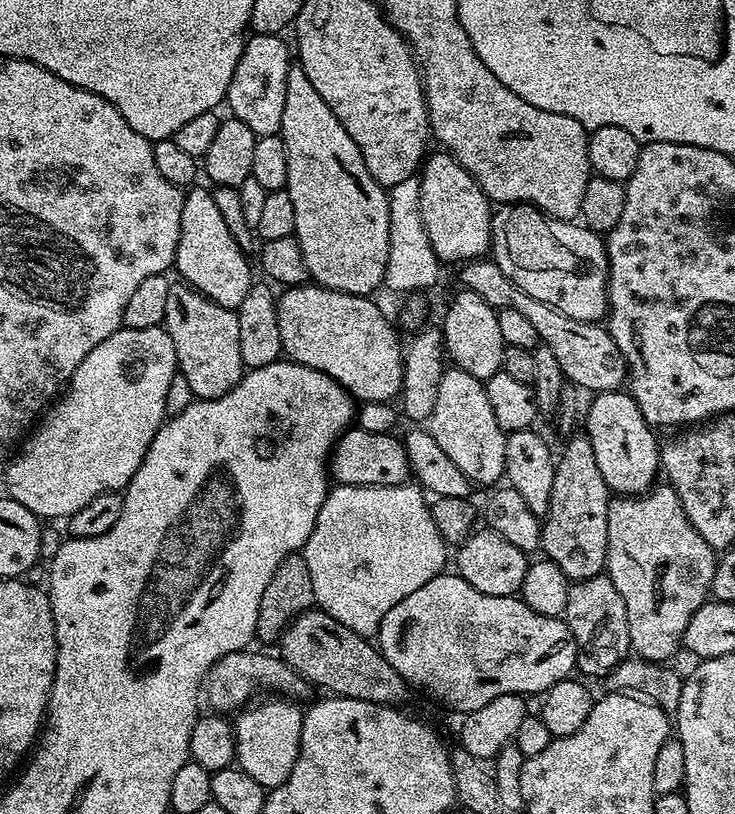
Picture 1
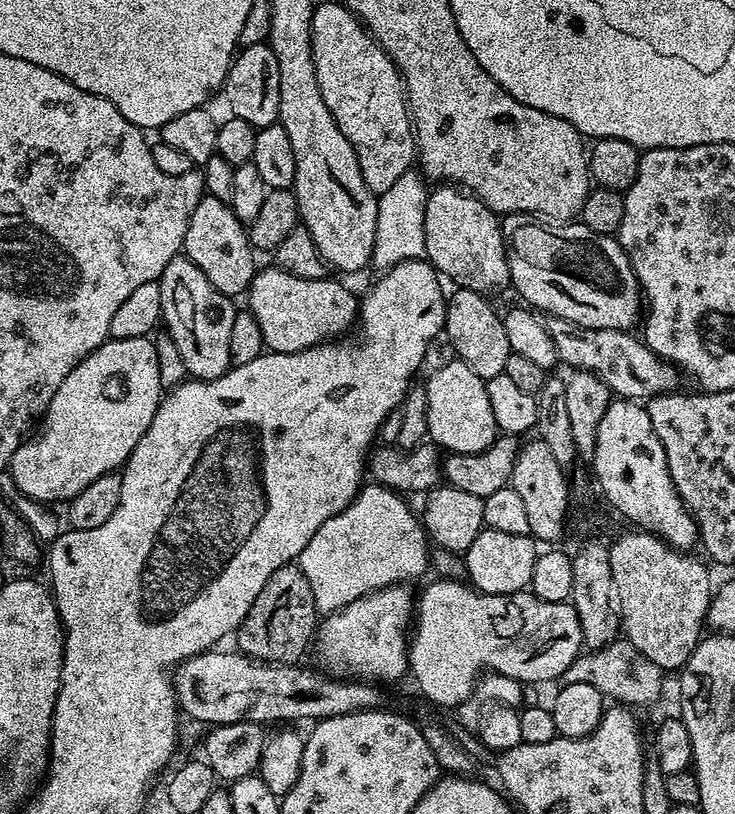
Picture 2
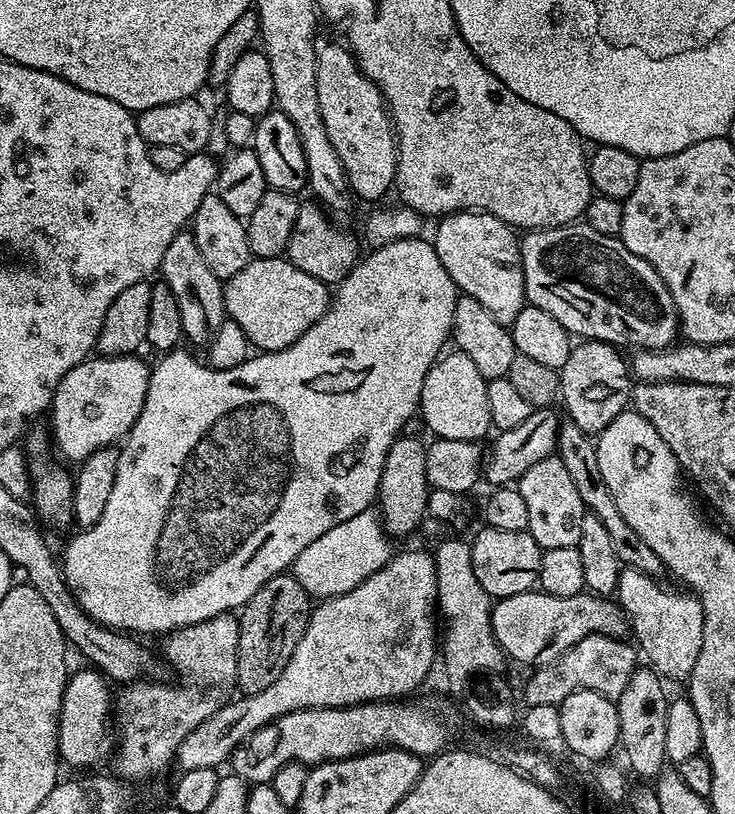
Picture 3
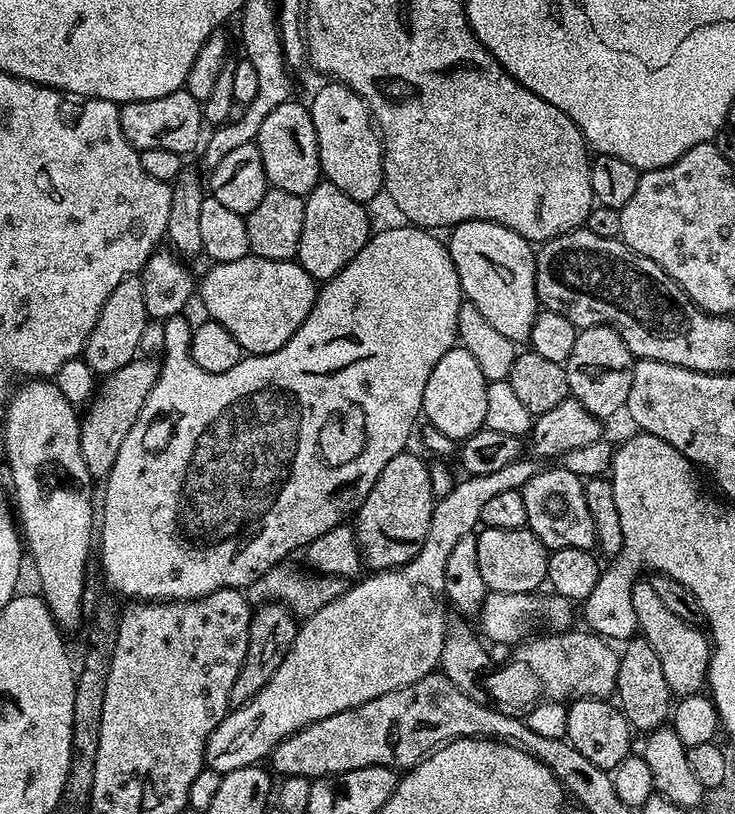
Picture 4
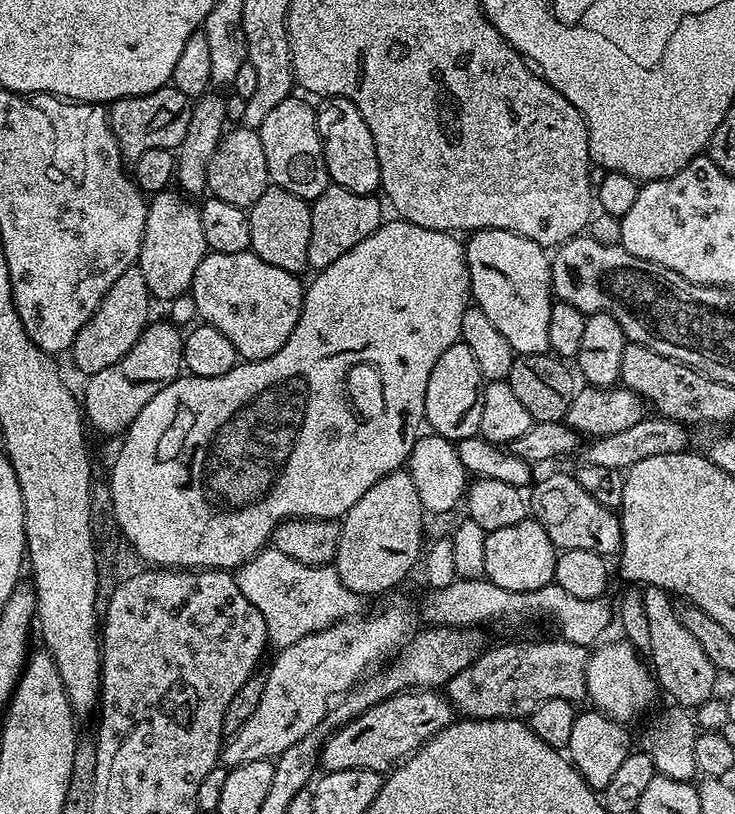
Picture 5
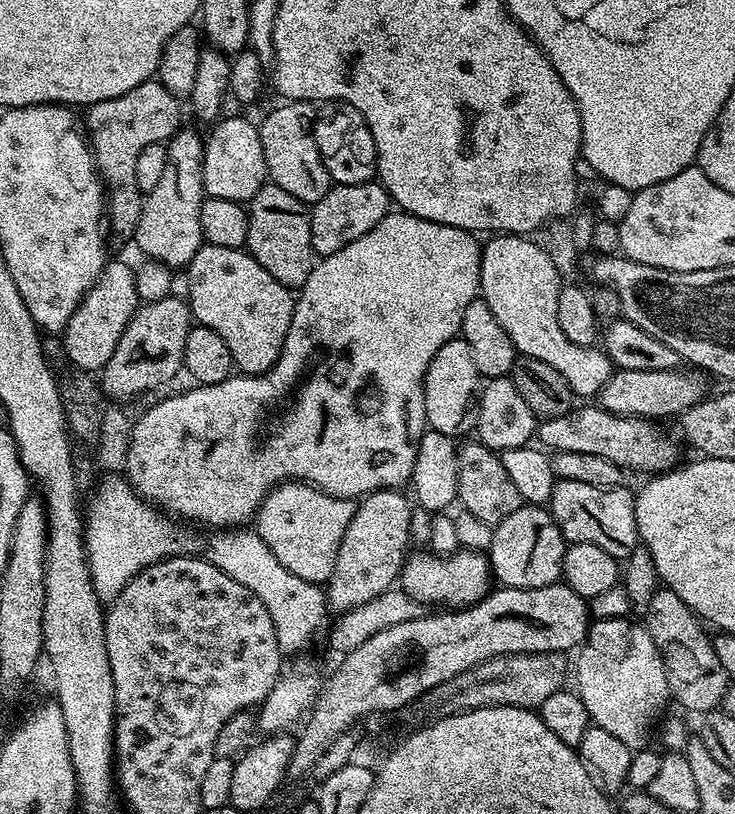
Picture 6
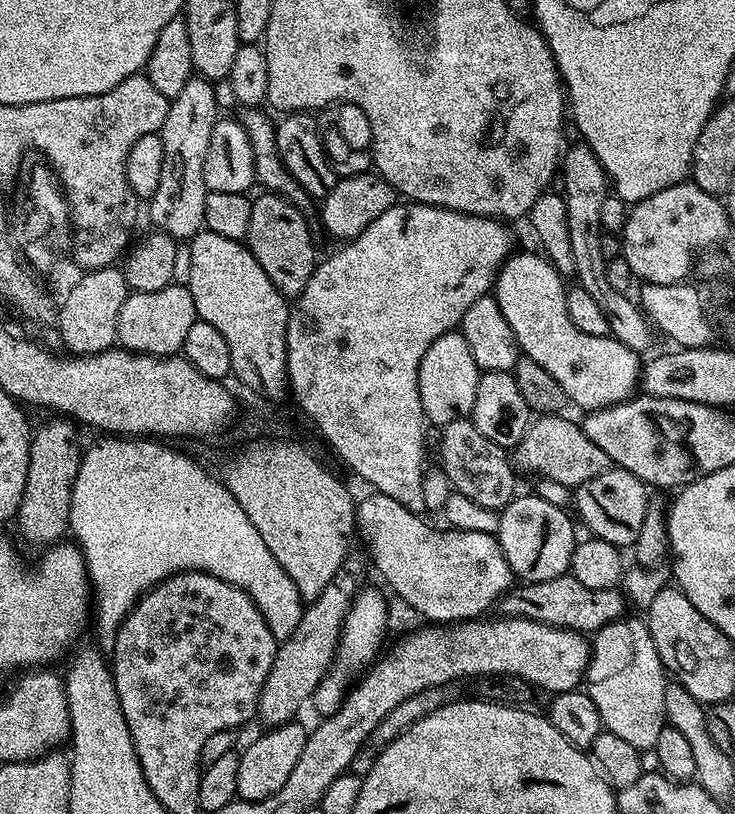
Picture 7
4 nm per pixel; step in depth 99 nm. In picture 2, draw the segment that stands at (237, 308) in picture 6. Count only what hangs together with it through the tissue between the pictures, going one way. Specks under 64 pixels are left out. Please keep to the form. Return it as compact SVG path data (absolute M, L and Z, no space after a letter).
M269 266L261 267L246 293L247 311L254 314L258 326L262 326L264 346L270 352L301 352L316 344L335 341L348 327L355 325L358 320L358 296L355 296L344 284L339 284L333 278L311 280L298 278L286 270Z

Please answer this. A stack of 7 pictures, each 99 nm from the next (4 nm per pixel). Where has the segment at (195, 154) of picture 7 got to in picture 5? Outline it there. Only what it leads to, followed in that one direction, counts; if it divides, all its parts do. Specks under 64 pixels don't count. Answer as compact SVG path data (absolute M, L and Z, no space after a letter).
M176 190L155 193L148 200L146 226L138 261L142 278L146 278L149 297L156 299L157 296L164 302L171 302L174 298L185 295L194 282L194 270L198 270L198 262L202 262L208 253L206 237L202 234L199 207Z

